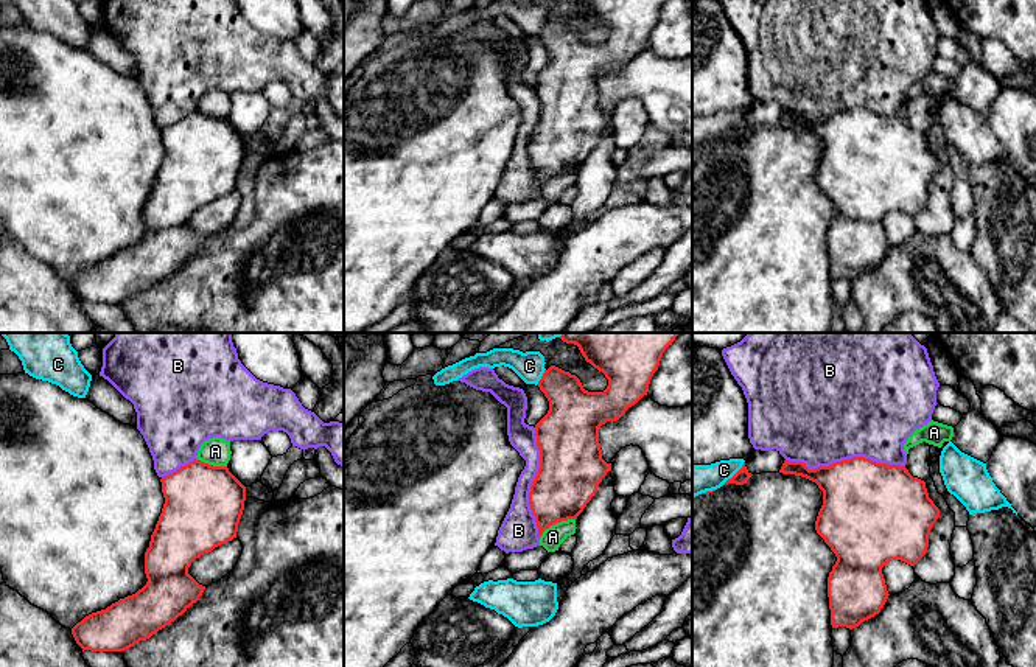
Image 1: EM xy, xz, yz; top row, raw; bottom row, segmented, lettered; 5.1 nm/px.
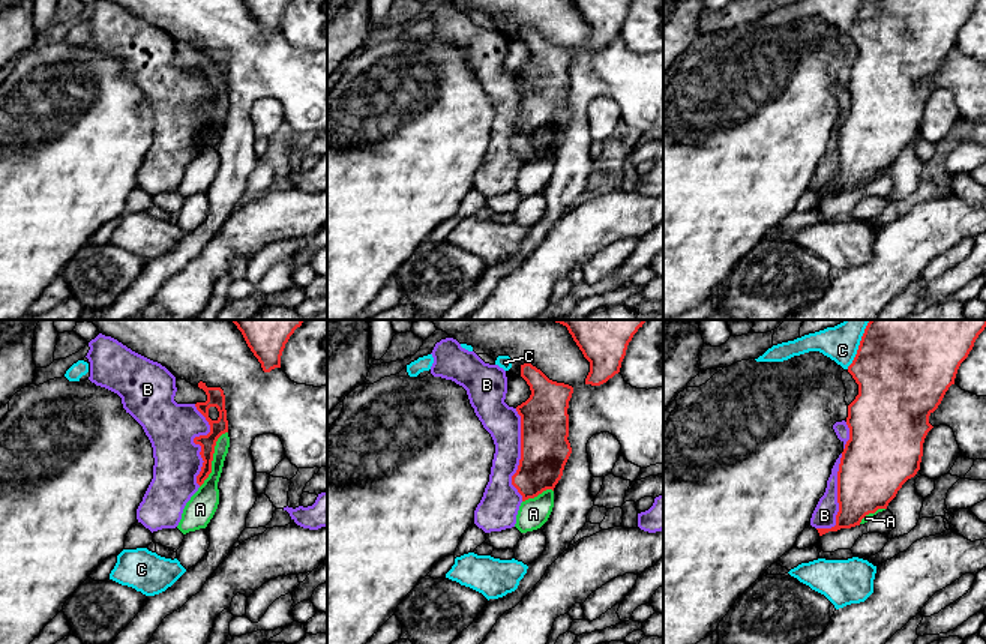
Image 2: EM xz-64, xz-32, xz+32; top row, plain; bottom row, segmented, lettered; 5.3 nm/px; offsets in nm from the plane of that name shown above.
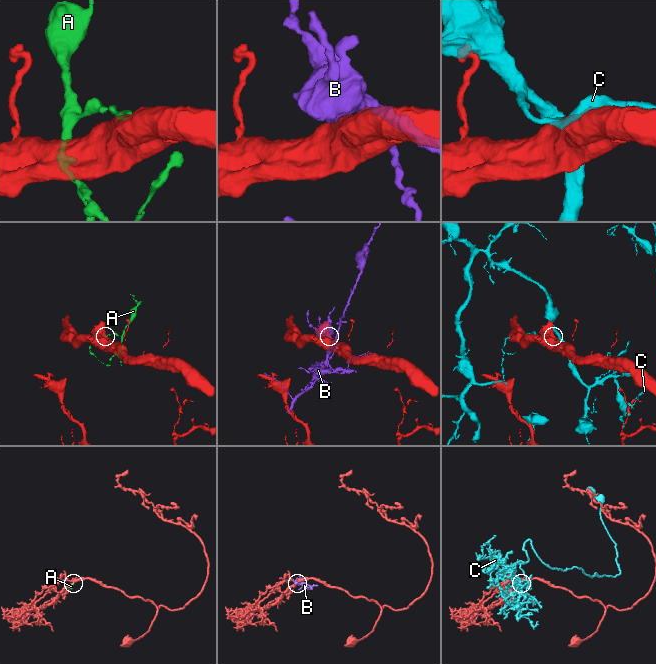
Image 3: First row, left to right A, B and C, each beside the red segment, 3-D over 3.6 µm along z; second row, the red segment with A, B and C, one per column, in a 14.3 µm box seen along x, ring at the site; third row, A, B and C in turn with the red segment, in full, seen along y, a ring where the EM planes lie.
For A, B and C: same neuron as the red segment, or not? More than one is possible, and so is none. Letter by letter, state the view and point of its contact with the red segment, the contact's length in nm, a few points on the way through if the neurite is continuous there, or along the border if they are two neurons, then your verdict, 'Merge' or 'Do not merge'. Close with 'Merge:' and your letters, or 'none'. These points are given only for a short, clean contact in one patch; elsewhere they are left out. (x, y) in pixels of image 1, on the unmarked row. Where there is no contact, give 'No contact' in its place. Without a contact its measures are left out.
A: Touches red at xz (556, 174). Shared border 220 nm. Boundary: xz (574, 170), (554, 174), (538, 188). Do not merge
B: Touches red at yz (845, 112). Shared border 600 nm. Do not merge
C: Touches red at yz (734, 126). Shared border 180 nm. Do not merge
Merge: none

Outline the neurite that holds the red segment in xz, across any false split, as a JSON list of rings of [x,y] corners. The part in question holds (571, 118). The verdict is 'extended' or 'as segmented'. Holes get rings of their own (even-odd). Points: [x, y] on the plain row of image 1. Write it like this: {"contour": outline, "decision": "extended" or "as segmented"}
{"contour": [[[579,0],[586,14],[608,31],[604,44],[588,44],[580,31],[555,17],[544,22],[538,33],[549,53],[548,65],[535,76],[540,120],[530,137],[529,157],[538,179],[538,190],[551,177],[577,171],[596,146],[599,135],[611,123],[602,110],[599,79],[619,72],[649,44],[653,25],[666,0]]], "decision": "as segmented"}

